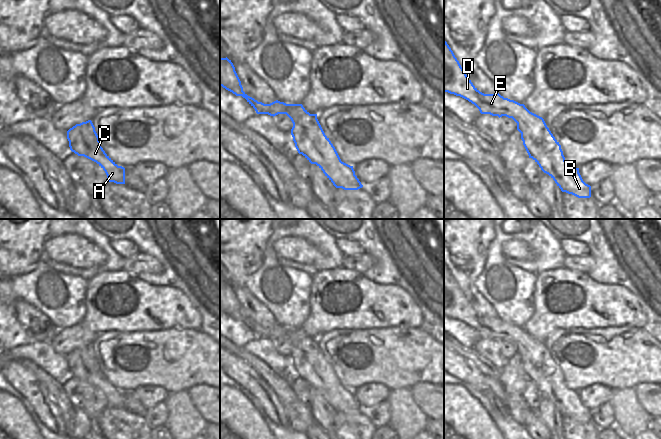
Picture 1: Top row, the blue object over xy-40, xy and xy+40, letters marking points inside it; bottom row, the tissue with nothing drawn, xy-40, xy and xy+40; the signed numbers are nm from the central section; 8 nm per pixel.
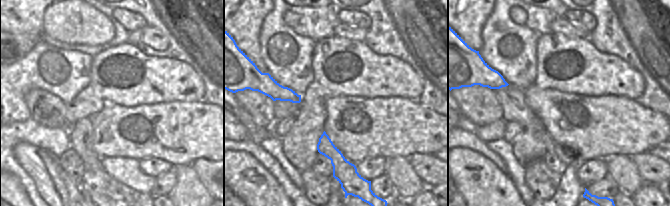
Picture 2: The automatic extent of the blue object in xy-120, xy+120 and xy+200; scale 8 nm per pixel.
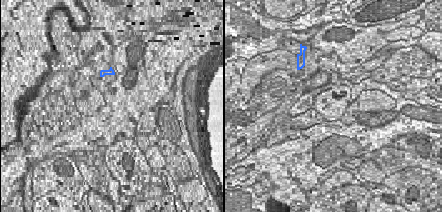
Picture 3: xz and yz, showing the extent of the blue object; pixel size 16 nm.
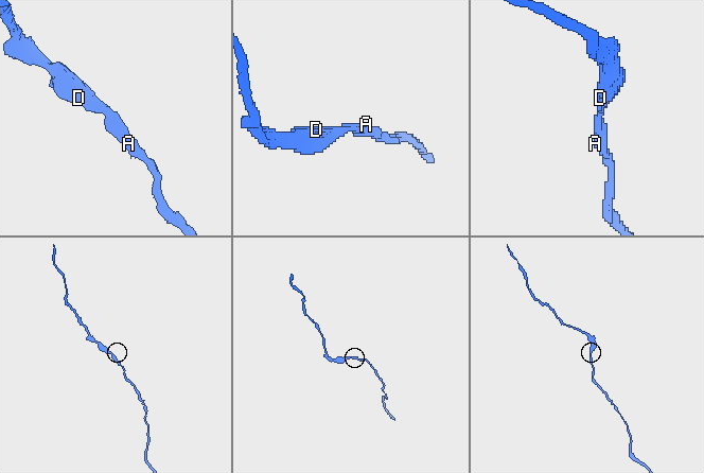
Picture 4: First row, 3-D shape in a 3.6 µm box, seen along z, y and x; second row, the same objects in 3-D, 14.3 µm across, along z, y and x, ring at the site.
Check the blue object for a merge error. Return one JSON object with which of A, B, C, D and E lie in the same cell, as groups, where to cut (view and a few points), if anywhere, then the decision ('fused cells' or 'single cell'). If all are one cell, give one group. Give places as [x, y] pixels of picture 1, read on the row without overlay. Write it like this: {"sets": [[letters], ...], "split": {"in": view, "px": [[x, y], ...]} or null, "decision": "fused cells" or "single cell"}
{"sets": [["A", "B", "C", "D", "E"]], "split": null, "decision": "single cell"}

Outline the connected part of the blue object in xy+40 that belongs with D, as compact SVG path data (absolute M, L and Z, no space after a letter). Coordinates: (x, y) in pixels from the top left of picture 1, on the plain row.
M444 263L444 316L460 320L474 328L481 338L492 340L506 340L517 347L517 354L521 357L523 369L529 379L548 398L561 413L562 416L572 418L578 422L590 422L591 410L586 408L576 392L565 385L561 369L555 363L544 343L530 336L524 328L504 322L498 316L496 318L484 318L480 316L467 301L453 275Z

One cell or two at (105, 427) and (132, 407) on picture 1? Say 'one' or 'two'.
two

